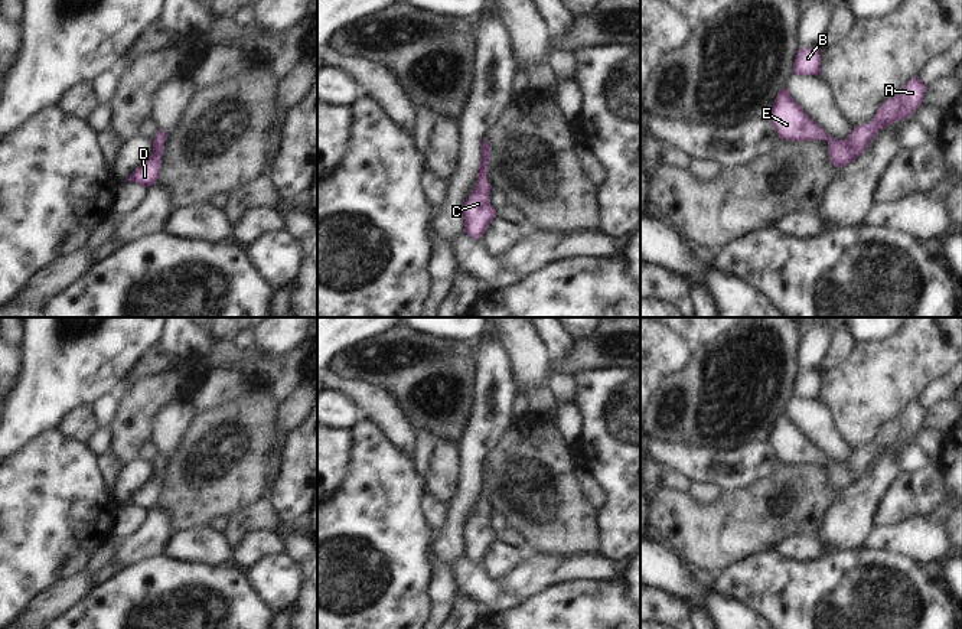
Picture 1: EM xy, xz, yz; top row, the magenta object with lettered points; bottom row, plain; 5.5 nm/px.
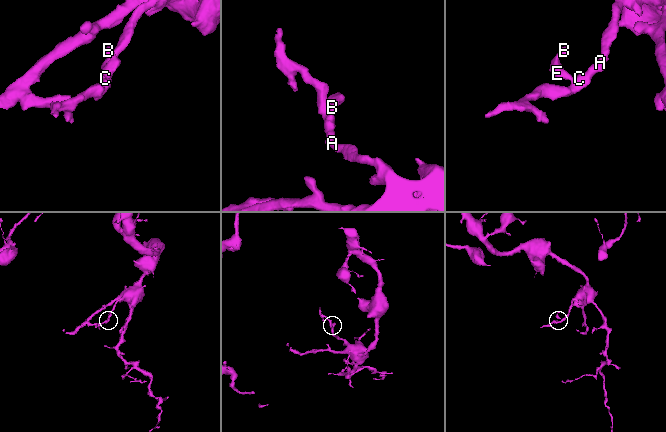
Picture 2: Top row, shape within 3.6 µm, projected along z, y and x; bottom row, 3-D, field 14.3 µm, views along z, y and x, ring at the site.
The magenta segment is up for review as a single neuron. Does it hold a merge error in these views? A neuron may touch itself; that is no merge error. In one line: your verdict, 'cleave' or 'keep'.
keep

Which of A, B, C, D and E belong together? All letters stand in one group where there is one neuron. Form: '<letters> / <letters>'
A B C D E

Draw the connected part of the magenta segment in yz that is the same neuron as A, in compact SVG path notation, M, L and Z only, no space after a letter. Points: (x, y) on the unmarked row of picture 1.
M919 400L912 401L897 418L877 433L868 447L854 450L845 463L829 460L792 421L787 411L779 414L769 441L779 462L790 465L826 463L831 486L842 492L864 476L880 453L897 443L910 441L922 428L926 413L927 410Z

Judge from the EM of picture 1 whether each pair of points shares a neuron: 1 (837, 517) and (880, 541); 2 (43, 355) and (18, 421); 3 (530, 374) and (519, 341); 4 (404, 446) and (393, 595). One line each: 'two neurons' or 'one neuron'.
1: two neurons
2: one neuron
3: one neuron
4: two neurons

